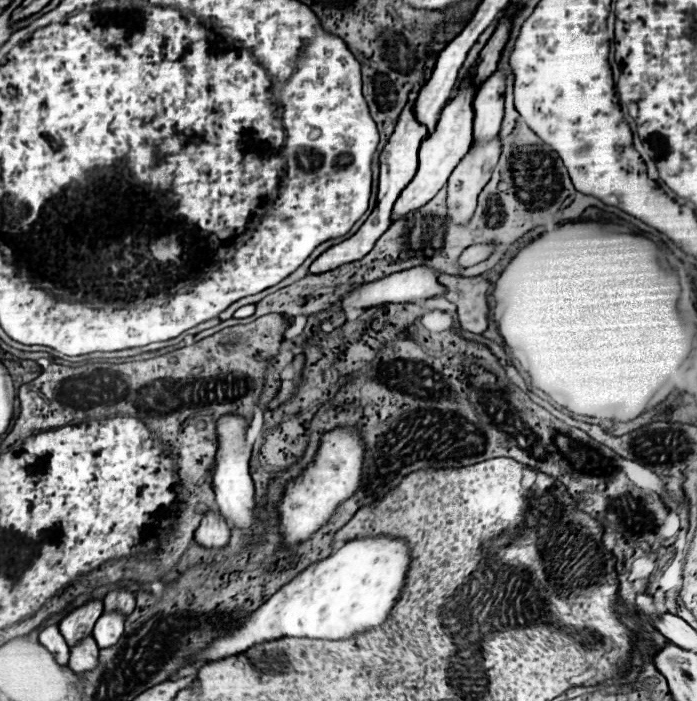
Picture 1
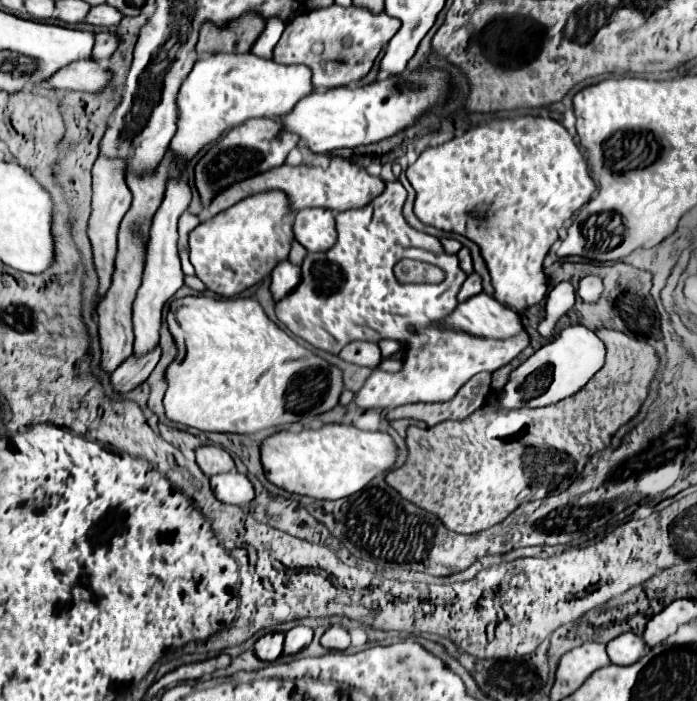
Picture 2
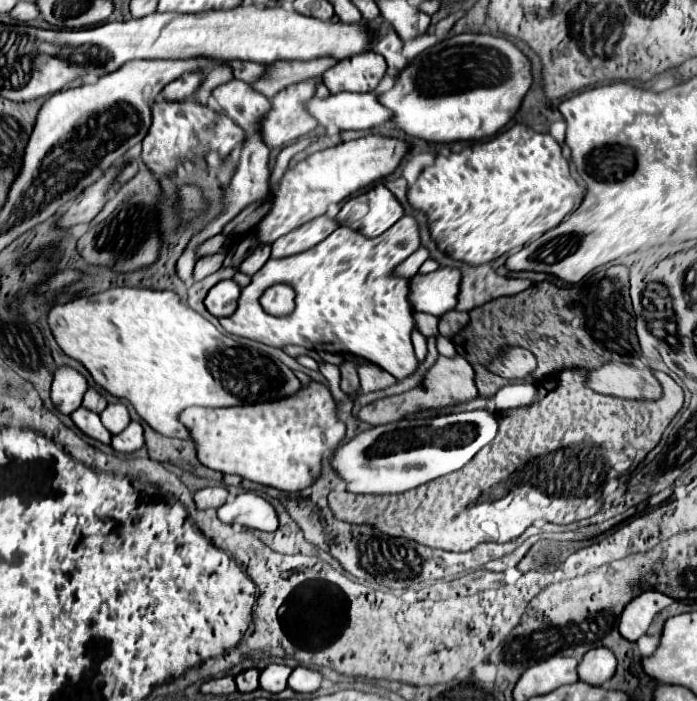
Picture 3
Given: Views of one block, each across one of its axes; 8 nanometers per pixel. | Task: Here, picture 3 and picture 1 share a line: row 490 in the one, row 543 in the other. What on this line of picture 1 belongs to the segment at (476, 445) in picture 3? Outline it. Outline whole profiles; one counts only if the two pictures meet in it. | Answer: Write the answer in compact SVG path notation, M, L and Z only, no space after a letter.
M386 536L354 540L330 554L328 558L308 566L292 582L282 586L266 600L248 620L234 632L212 642L212 646L196 654L202 662L214 662L230 654L248 650L250 646L282 636L342 640L386 622L392 606L400 598L404 578L410 564L410 550L404 540Z

